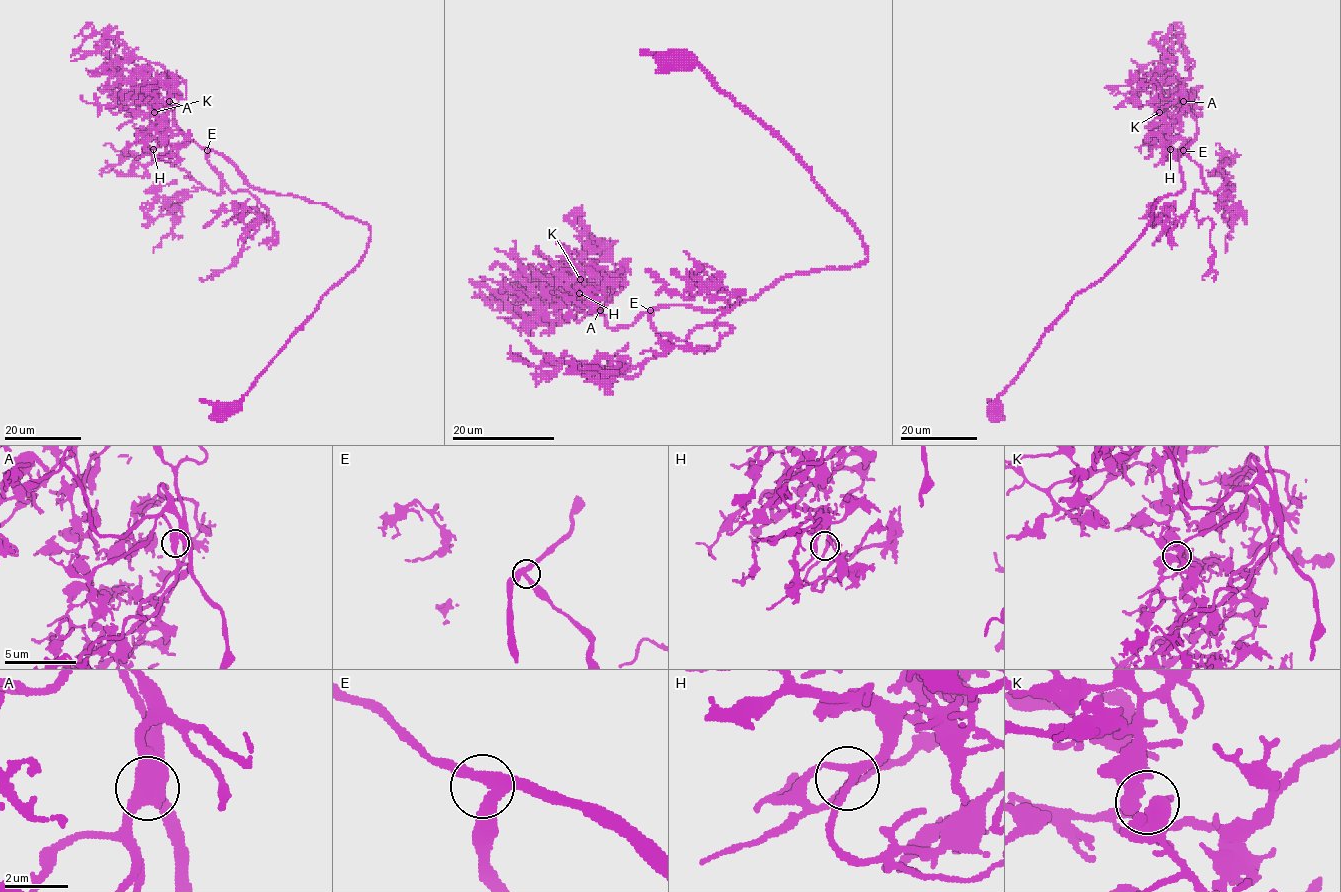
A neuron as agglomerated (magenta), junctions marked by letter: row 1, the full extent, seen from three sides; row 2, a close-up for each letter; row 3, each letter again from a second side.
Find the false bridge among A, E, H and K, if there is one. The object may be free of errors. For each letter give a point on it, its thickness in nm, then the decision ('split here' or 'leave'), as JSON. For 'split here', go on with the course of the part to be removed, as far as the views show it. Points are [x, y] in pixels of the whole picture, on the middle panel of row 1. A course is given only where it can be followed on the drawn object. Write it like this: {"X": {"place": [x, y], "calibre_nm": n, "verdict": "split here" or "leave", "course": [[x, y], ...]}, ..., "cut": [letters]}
{"A": {"place": [600, 310], "calibre_nm": 460, "verdict": "leave"}, "E": {"place": [650, 310], "calibre_nm": 320, "verdict": "leave"}, "H": {"place": [579, 293], "calibre_nm": 240, "verdict": "leave"}, "K": {"place": [580, 279], "calibre_nm": 380, "verdict": "leave"}, "cut": []}

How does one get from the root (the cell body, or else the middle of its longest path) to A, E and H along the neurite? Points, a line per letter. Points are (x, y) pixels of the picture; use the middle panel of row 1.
A: (681, 60), (801, 160), (867, 259), (788, 275), (714, 310), (660, 307), (614, 328), (600, 310)
E: (681, 60), (697, 64), (801, 160), (854, 224), (867, 259), (788, 275), (720, 309), (650, 310)
H: (681, 60), (801, 160), (867, 259), (788, 275), (720, 309), (660, 307), (614, 328), (568, 285), (579, 293)

